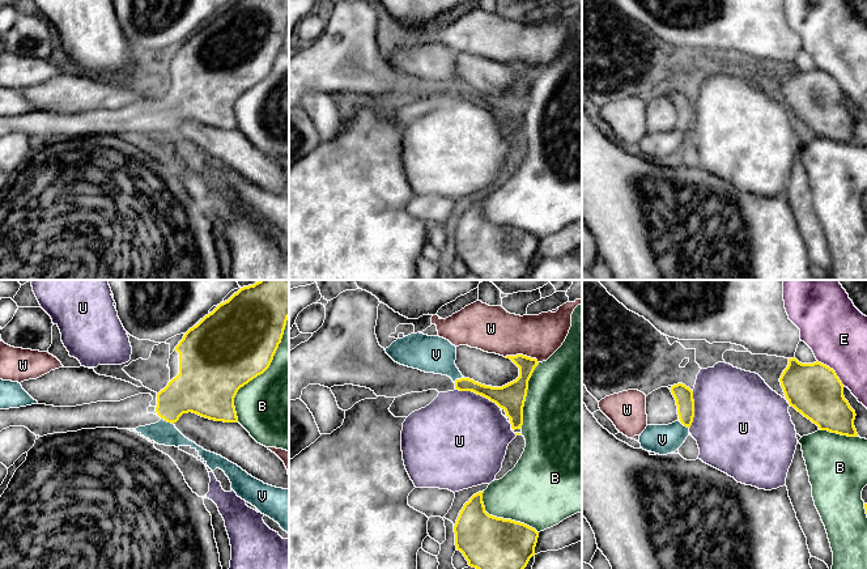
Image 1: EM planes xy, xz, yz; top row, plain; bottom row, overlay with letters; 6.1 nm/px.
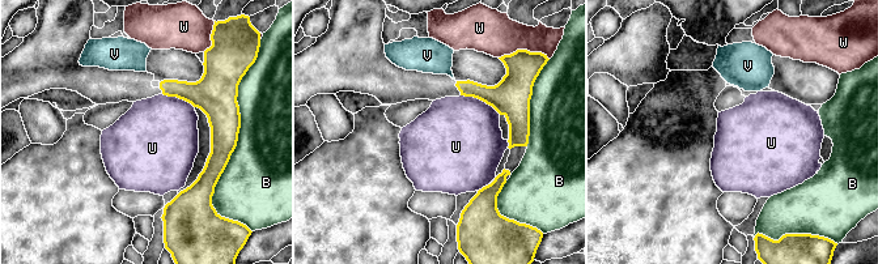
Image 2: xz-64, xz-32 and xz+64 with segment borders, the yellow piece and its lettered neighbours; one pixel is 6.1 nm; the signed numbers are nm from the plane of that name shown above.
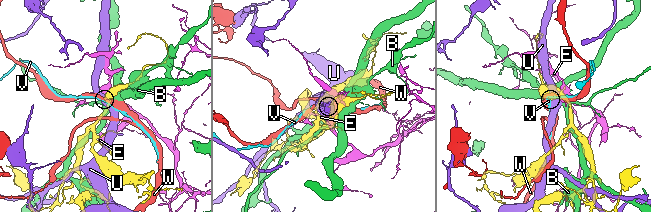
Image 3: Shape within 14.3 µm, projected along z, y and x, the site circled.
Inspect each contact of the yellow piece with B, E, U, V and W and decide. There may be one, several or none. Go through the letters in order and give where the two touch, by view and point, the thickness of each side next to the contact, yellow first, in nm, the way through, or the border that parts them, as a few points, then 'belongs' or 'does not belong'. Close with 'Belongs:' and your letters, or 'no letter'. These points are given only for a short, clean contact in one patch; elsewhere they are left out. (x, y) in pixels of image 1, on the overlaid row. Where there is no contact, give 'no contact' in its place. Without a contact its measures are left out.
B: contact xy (263, 372); calibres 480 and 500 nm; does not belong
E: contact yz (833, 370); calibres 320 and 380 nm; does not belong
U: contact xz (479, 394); calibres 170 and 500 nm; does not belong
V: contact xy (168, 421); calibres 280 and 140 nm; border xy (161, 417), (173, 424); does not belong
W: contact xz (522, 355); calibres 150 and 280 nm; does not belong
Belongs: no letter

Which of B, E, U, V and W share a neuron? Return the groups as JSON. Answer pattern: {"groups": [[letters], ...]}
{"groups": [["B"], ["E"], ["U"], ["V", "W"]]}

